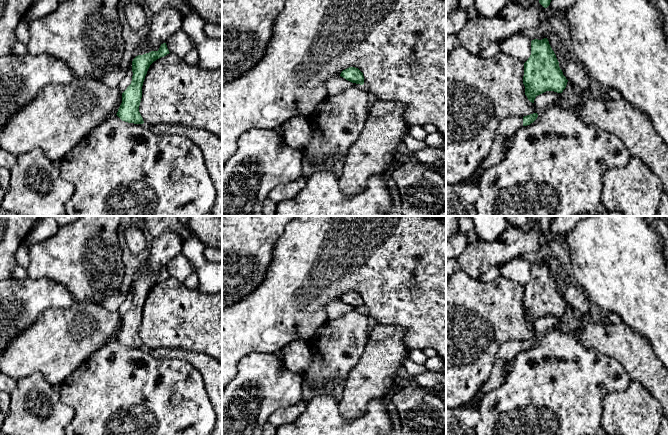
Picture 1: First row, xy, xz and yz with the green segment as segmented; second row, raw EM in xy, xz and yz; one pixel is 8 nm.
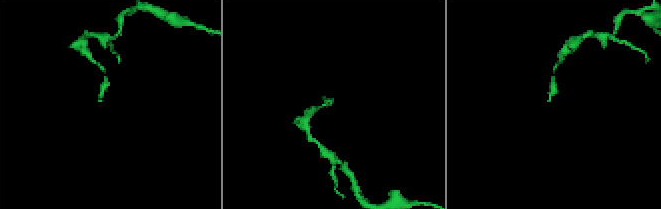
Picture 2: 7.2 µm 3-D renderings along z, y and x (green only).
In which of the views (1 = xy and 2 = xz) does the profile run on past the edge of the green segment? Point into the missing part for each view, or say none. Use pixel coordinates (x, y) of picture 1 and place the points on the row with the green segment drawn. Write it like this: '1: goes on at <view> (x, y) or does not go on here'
1: does not go on here
2: does not go on here

